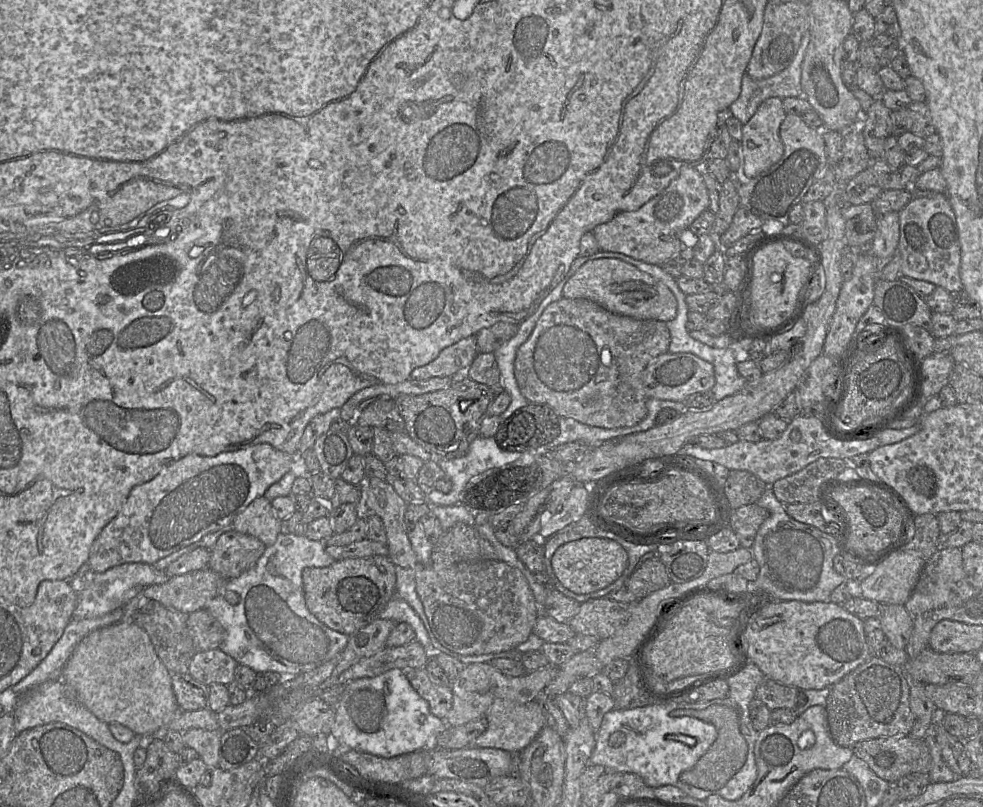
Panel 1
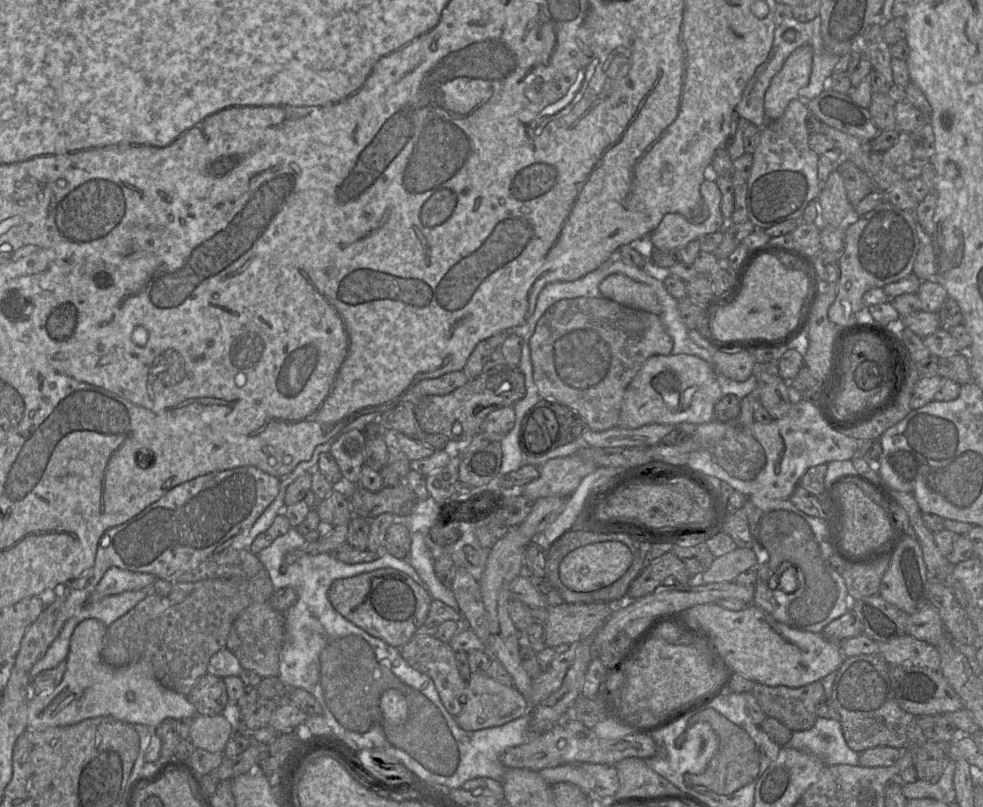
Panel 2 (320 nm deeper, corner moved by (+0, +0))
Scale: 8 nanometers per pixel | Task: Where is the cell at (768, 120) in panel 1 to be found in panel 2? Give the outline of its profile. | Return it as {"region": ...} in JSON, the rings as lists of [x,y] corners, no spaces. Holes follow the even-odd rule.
{"region":[[[809,45],[798,47],[772,78],[764,97],[764,113],[768,121],[778,119],[790,101],[798,98],[798,91],[810,79],[813,50]]]}

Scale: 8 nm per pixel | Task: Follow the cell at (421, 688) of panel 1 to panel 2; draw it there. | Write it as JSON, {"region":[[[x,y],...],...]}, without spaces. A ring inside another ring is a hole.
{"region":[[[414,635],[411,640],[398,649],[401,656],[412,668],[432,679],[446,710],[453,717],[459,715],[466,701],[467,681],[459,673],[456,664],[456,652],[450,645],[434,636]]]}

